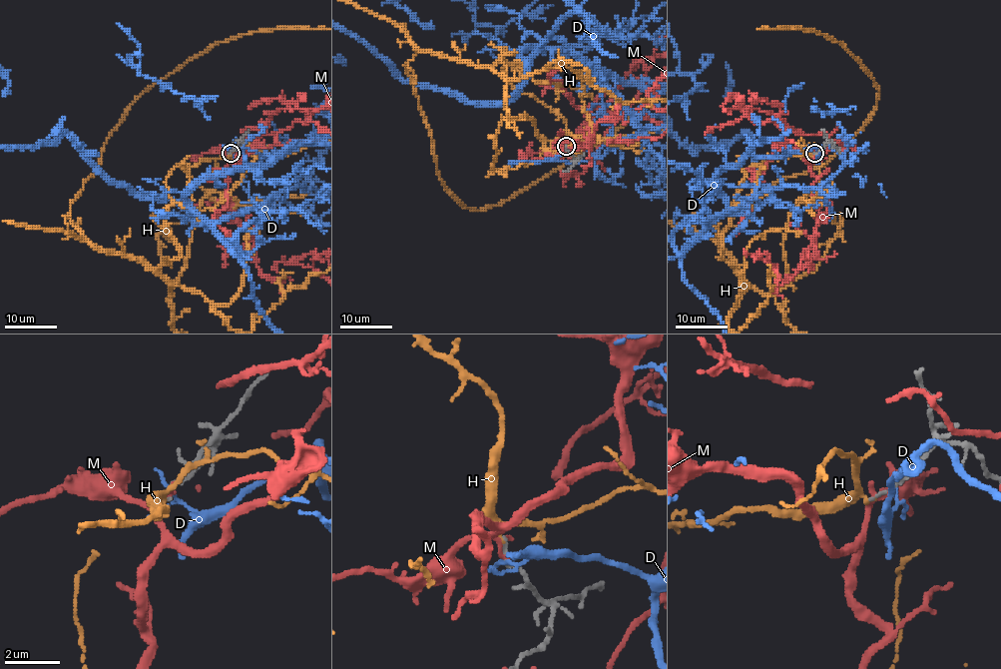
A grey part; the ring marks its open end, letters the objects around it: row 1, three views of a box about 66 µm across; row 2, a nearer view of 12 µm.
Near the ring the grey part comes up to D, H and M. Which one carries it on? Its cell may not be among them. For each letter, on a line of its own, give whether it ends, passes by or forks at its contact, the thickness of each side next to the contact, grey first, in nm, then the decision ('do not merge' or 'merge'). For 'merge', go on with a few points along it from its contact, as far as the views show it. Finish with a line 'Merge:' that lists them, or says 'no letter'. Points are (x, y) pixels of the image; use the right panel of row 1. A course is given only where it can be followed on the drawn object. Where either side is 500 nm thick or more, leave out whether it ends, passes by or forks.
D: it passes by | 170/110 nm | do not merge
H: it passes by | 140/150 nm | merge
M: it passes by | 150/170 nm | do not merge
Merge: H

